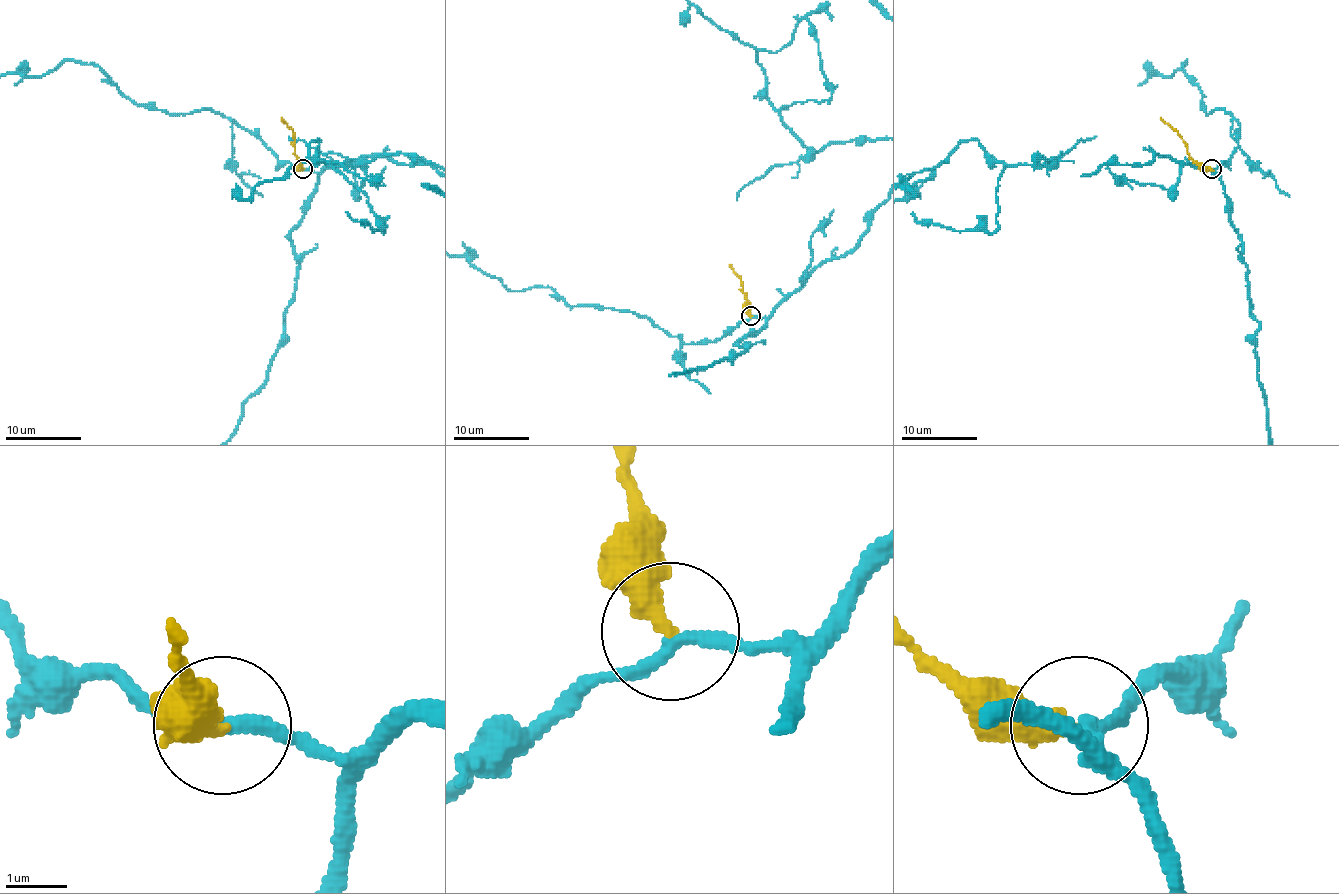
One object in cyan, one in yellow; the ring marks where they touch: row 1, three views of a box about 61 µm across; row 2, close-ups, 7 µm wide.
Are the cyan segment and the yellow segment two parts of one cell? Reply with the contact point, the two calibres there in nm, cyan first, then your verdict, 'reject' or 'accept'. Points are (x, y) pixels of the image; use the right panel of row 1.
(1212, 169) | 240/360 nm | accept

